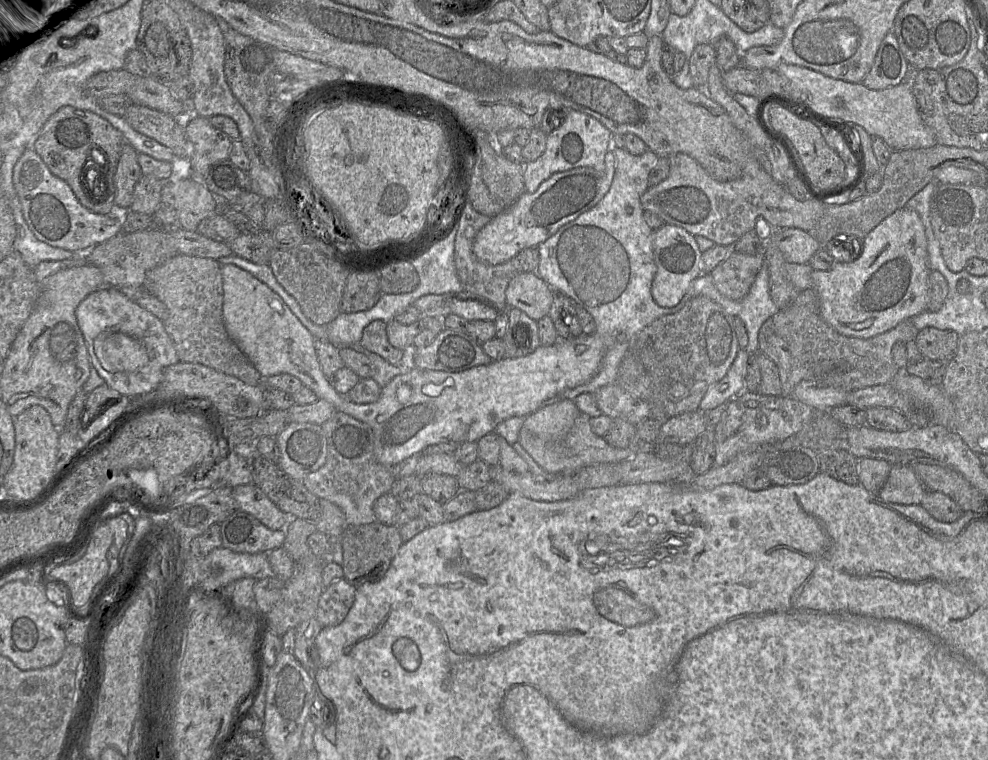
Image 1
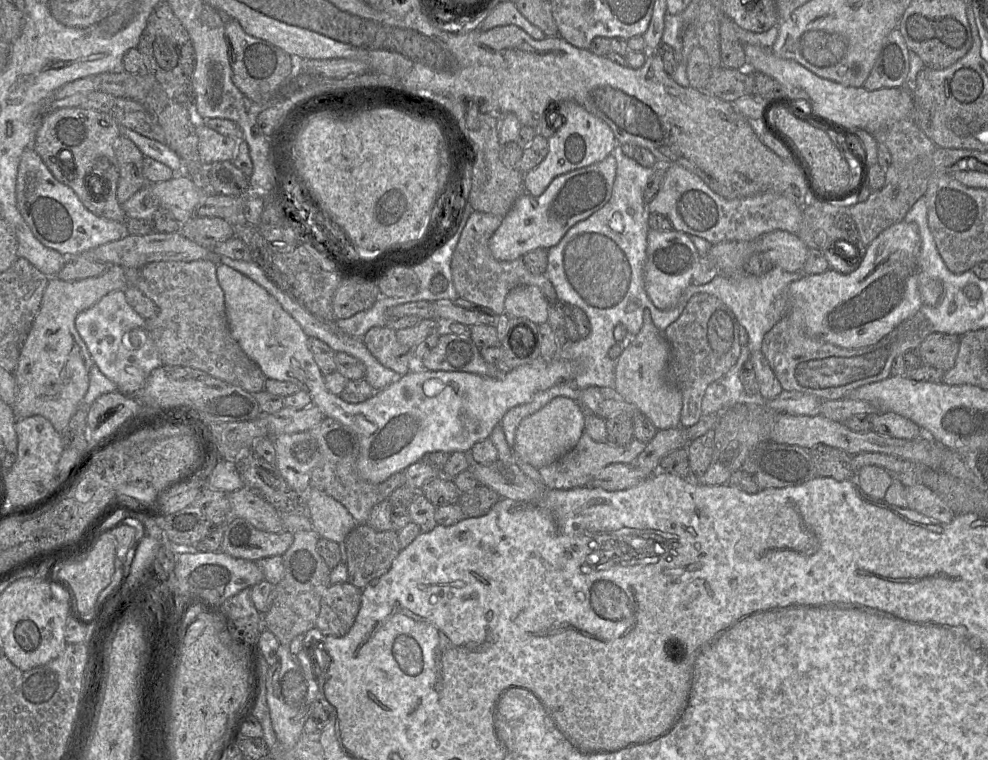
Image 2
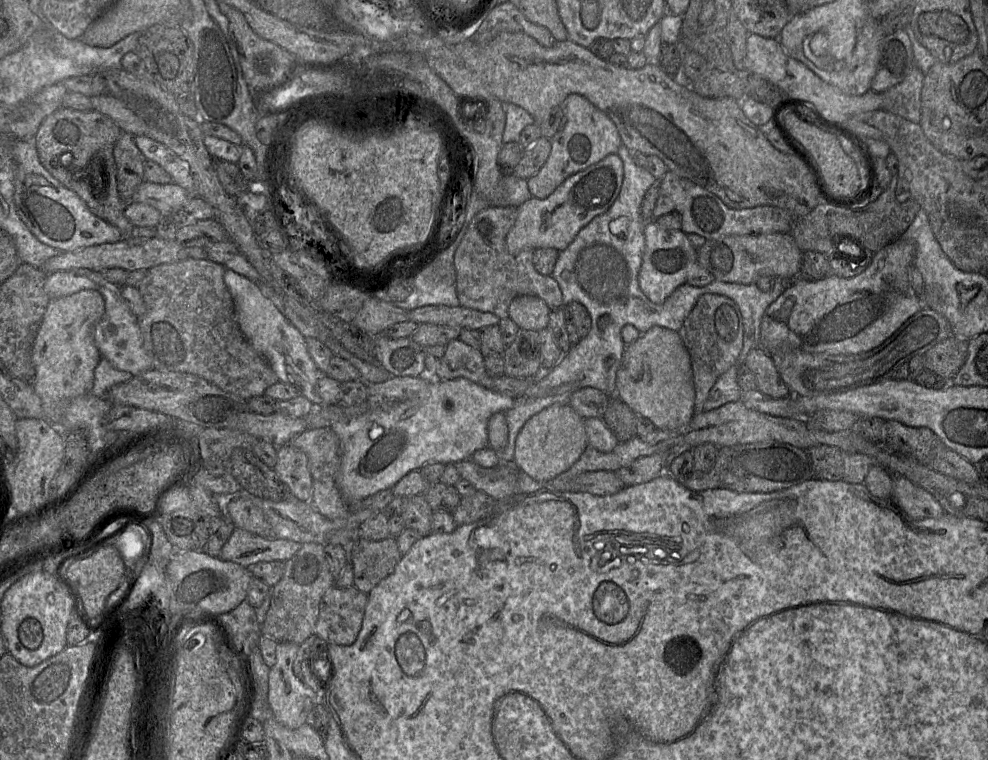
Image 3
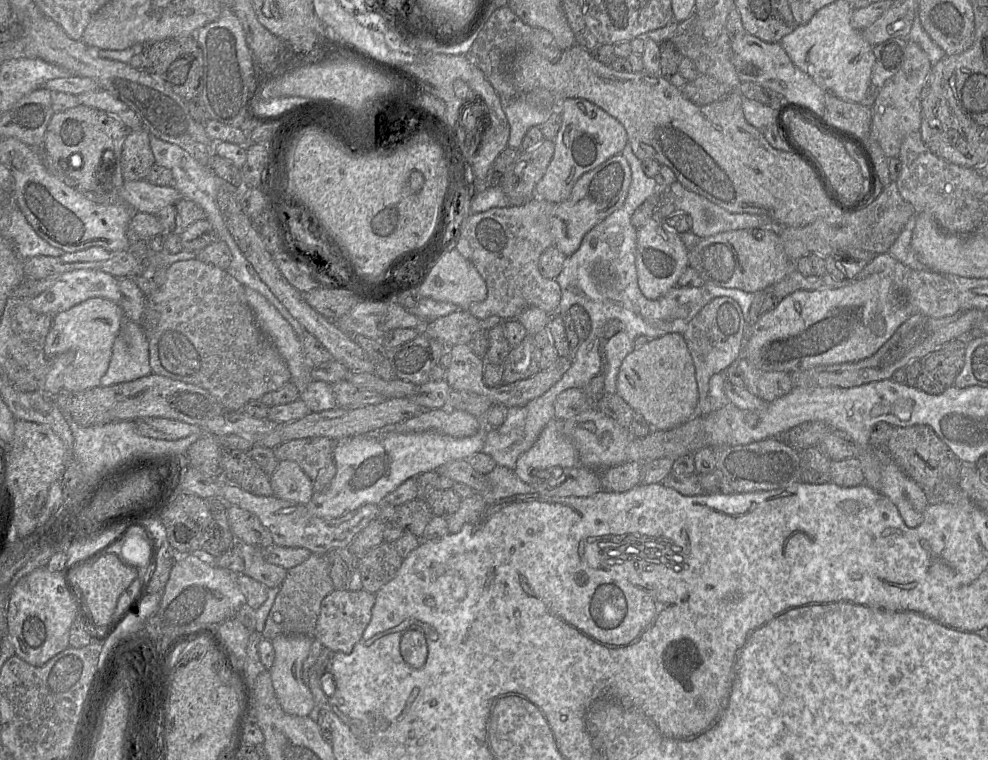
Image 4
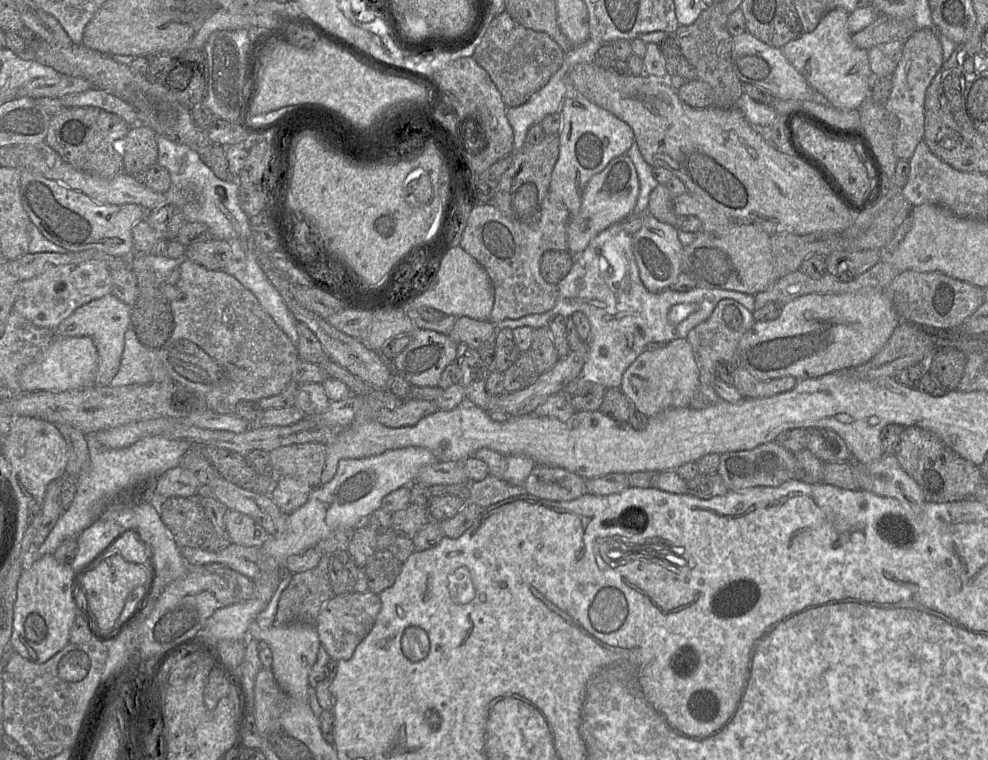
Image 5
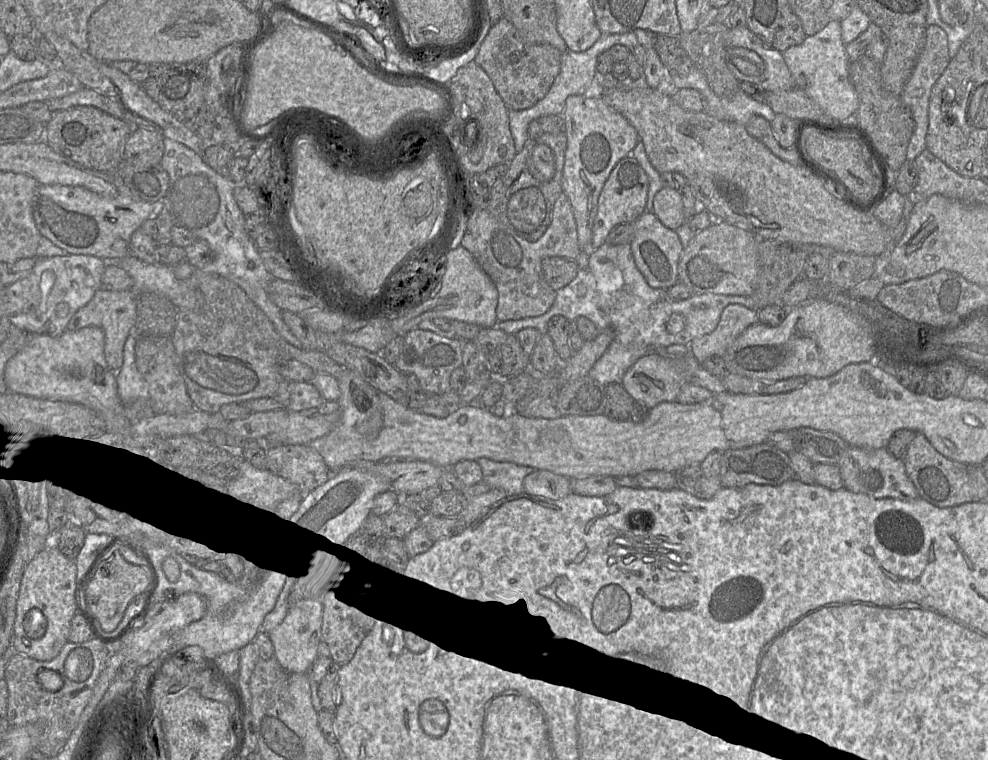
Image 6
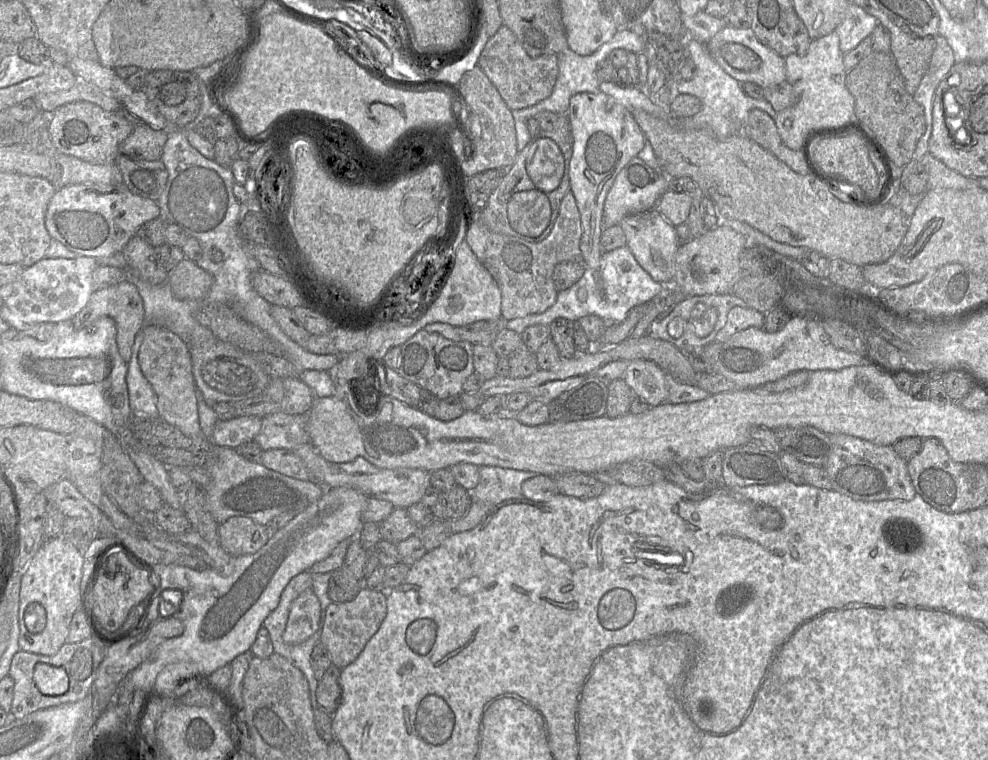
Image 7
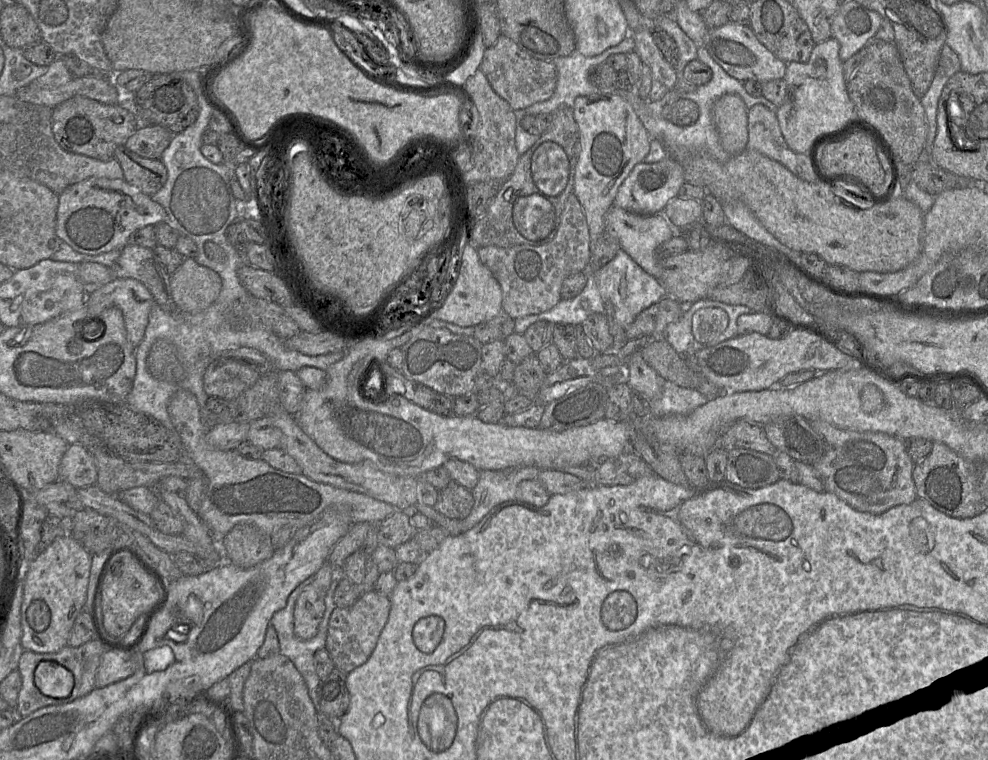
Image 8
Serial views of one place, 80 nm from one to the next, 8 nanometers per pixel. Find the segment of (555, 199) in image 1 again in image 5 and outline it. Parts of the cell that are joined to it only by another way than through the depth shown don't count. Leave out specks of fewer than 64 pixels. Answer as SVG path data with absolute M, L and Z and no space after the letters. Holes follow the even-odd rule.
M626 154L613 158L601 172L592 176L582 193L579 211L570 214L567 225L567 250L571 255L581 254L601 231L630 215L635 208L639 188L635 165Z

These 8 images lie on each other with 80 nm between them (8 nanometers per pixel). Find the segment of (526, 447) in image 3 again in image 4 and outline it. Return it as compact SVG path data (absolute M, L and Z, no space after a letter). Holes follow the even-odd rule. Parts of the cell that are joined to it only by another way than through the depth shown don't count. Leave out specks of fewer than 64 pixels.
M551 419L532 447L519 456L514 472L523 482L531 483L534 470L572 468L579 465L576 448L561 433L563 421L565 420Z

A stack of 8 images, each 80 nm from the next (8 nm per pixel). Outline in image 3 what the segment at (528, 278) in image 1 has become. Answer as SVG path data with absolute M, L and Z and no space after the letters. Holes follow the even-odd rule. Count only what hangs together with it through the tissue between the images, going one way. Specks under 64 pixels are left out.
M517 296L511 301L508 313L521 329L540 331L548 327L550 308L537 296Z

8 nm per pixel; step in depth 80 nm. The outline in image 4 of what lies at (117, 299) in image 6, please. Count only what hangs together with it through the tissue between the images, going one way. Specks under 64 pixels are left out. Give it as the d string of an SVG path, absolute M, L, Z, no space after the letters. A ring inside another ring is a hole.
M105 298L87 299L52 317L44 350L47 357L75 352L74 361L63 371L63 392L81 392L100 386L113 352L113 345L125 320L121 306Z

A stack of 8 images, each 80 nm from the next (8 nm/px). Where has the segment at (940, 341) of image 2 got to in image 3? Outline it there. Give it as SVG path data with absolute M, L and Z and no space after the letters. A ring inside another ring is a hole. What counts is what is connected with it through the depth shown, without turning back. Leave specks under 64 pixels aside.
M950 336L930 348L924 355L924 367L950 382L967 358L968 340Z

